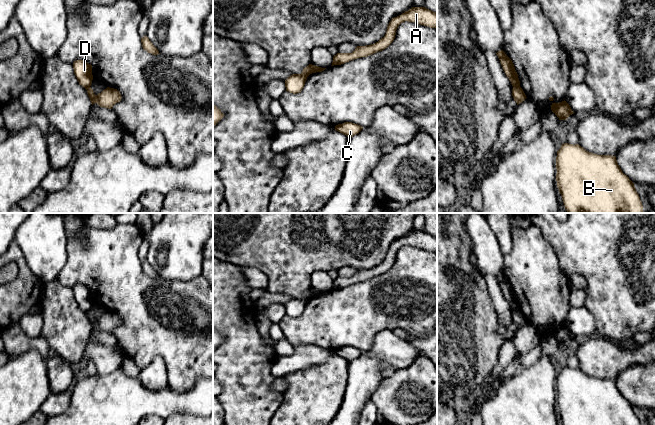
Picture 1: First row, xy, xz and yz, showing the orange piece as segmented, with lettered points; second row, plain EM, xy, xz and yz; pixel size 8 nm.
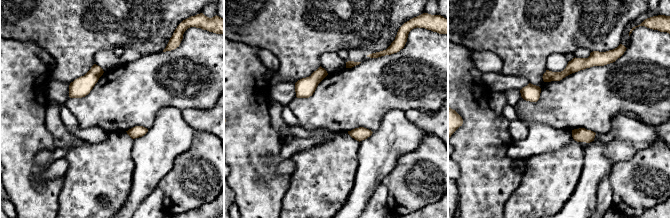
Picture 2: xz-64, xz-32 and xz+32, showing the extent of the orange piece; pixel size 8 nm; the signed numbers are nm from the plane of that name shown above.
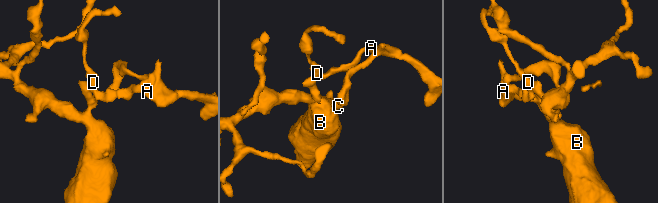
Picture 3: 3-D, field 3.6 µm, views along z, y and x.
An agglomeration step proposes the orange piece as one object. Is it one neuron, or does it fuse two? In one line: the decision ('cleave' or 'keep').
cleave

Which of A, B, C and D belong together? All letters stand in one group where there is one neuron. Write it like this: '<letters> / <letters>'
A C / B D

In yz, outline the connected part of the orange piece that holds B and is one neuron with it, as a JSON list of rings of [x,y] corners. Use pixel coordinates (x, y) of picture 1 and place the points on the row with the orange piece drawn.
[[[564,143],[557,151],[556,181],[567,213],[643,213],[634,183],[625,175],[616,157],[586,151],[579,144]]]

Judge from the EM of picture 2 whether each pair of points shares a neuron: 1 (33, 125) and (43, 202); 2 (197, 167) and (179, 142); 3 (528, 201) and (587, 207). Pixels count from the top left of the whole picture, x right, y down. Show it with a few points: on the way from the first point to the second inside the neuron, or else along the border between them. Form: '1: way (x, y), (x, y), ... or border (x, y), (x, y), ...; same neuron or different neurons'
1: way (26, 144), (26, 183); same neuron
2: border (197, 131), (192, 144), (176, 156), (171, 169); different neurons
3: border (577, 185), (570, 198), (561, 207); different neurons

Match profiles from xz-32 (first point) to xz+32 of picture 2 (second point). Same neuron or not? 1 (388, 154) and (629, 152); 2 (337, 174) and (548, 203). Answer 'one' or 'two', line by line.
1: two
2: one

